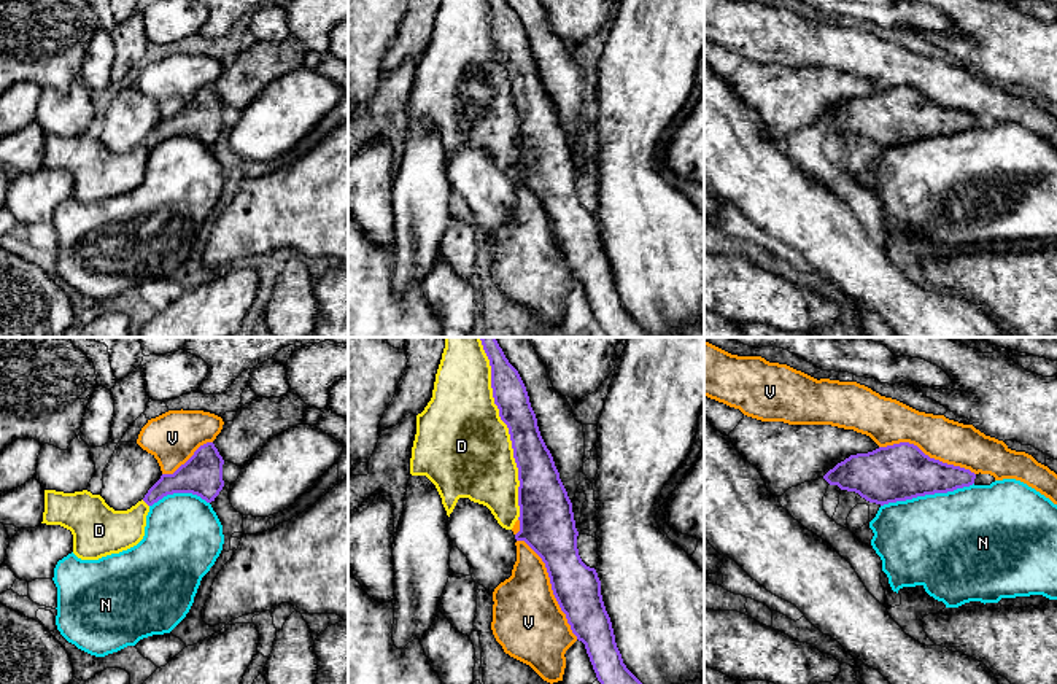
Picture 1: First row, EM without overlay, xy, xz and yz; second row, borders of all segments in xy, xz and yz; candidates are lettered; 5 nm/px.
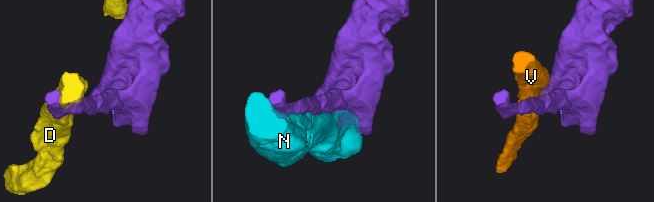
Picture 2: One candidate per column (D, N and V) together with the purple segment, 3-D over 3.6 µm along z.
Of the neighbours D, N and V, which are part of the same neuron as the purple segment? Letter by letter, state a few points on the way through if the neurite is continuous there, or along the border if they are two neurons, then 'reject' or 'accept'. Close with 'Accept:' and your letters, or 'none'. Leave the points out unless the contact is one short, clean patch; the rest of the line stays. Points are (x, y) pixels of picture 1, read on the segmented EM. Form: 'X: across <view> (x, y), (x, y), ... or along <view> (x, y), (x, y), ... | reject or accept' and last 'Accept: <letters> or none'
D: reject
N: reject
V: reject
Accept: none

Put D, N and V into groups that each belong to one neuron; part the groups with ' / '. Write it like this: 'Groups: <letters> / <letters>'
Groups: D / N / V

